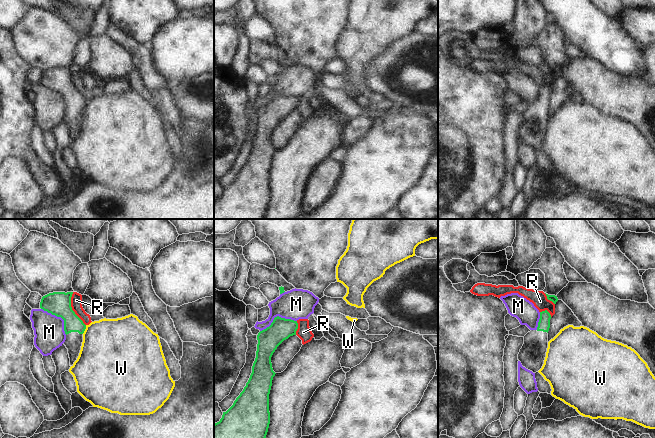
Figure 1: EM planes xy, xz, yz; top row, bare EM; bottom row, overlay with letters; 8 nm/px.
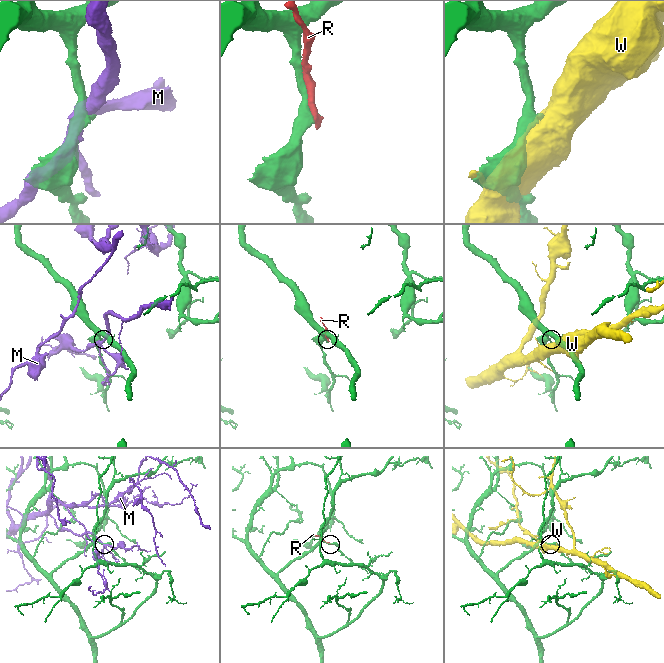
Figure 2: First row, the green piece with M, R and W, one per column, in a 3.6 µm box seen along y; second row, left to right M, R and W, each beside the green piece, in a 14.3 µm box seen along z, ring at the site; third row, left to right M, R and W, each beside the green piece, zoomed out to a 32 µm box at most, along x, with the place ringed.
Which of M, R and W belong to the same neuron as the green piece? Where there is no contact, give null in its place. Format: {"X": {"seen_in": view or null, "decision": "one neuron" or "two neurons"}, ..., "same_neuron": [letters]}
{"M": {"seen_in": "xz", "decision": "two neurons"}, "R": {"seen_in": "xy", "decision": "two neurons"}, "W": {"seen_in": "xy", "decision": "two neurons"}, "same_neuron": []}

